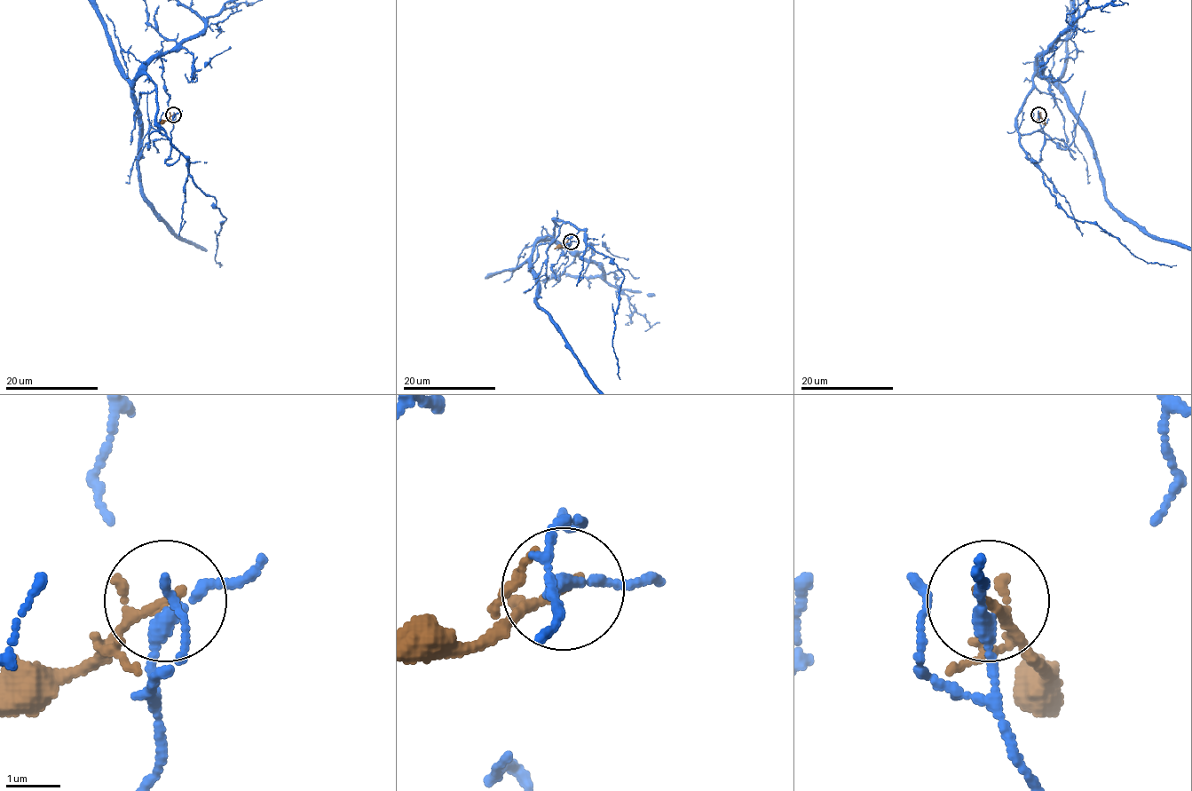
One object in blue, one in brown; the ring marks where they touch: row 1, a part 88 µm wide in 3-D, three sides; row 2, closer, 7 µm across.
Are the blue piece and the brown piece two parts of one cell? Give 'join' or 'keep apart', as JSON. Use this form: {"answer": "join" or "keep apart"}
{"answer": "keep apart"}

